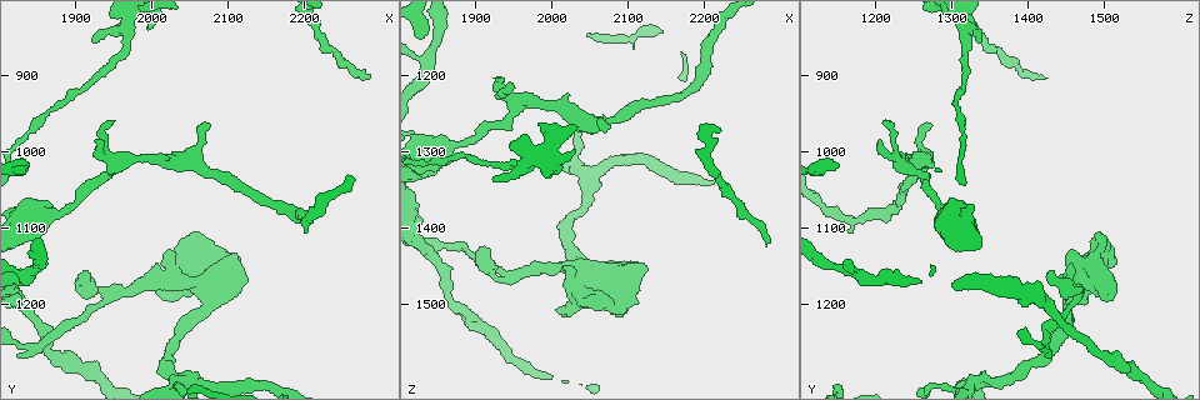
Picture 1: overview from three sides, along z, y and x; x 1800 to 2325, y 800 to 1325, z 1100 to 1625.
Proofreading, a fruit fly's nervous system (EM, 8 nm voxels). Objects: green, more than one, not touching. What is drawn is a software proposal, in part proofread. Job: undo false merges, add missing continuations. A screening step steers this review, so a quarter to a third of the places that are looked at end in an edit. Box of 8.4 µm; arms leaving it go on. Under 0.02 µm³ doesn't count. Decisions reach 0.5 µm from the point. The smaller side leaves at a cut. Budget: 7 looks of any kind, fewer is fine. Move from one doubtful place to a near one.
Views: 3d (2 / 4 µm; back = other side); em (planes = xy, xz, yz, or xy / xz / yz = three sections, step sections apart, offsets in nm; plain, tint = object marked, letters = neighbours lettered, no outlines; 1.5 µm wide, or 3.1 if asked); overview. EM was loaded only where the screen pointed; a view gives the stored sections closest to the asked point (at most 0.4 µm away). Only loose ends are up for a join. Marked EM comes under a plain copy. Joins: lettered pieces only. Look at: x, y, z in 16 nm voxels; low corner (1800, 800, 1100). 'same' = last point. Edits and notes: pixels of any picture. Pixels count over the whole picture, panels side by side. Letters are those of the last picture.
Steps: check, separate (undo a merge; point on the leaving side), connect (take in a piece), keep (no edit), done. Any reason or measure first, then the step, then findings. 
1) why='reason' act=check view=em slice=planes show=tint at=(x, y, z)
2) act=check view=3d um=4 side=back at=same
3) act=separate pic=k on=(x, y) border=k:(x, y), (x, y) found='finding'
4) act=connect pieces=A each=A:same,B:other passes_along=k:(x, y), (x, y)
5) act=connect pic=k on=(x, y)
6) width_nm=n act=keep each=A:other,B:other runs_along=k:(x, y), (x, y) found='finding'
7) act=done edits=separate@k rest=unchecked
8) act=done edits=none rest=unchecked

why='sudden change in width' act=check view=3d um=2 at=(1885, 1075, 1285)

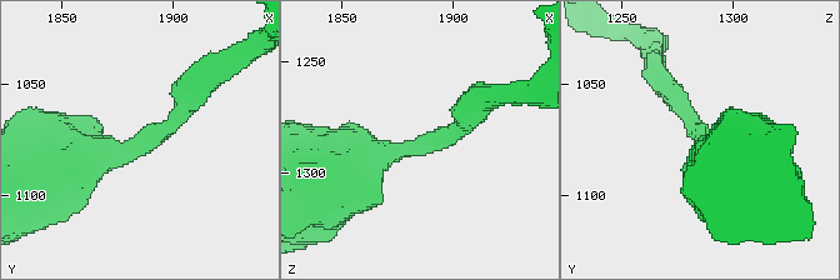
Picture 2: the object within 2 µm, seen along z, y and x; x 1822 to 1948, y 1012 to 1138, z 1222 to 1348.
why='now the EM' act=check view=em slice=planes show=tint at=(1883, 1078, 1287)

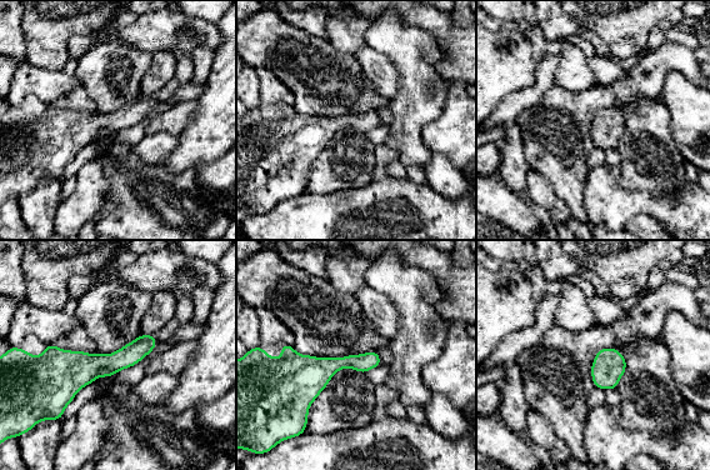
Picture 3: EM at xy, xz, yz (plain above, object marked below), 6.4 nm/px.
act=check view=em slice=planes show=letters at=same

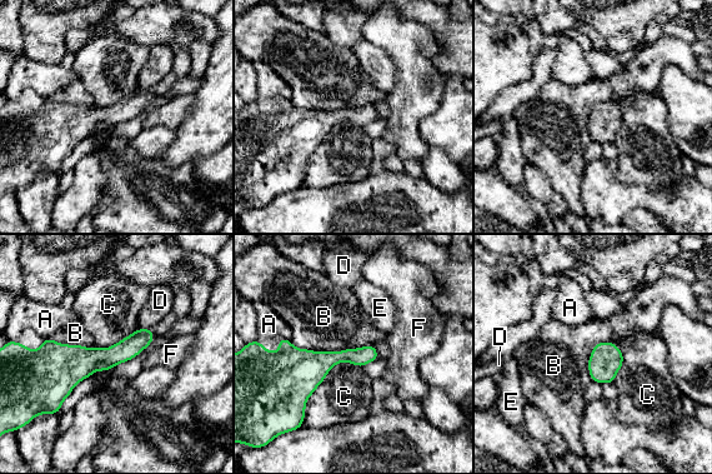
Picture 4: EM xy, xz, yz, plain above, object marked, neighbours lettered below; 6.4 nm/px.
width_nm=120 act=keep each=A:other,B:other,C:other,D:other,E:other,F:other border=4:(289, 340), (326, 352), (372, 343) found='all the same neuron'

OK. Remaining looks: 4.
why='tapers out' act=check view=3d um=2 side=back at=(2280, 900, 1425)

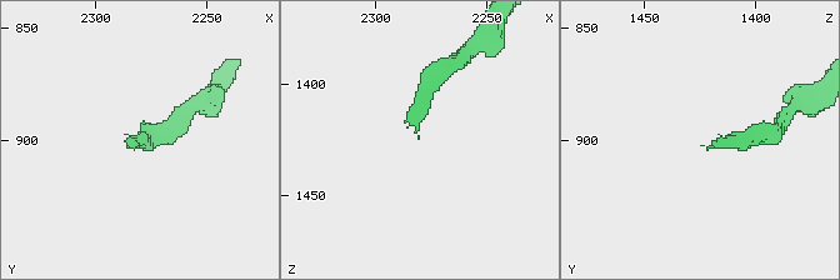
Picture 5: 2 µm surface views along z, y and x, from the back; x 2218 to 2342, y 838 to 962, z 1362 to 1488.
why='shape alone is not enough' act=check view=em slice=xz step=8 show=tint at=(2281, 904, 1420)

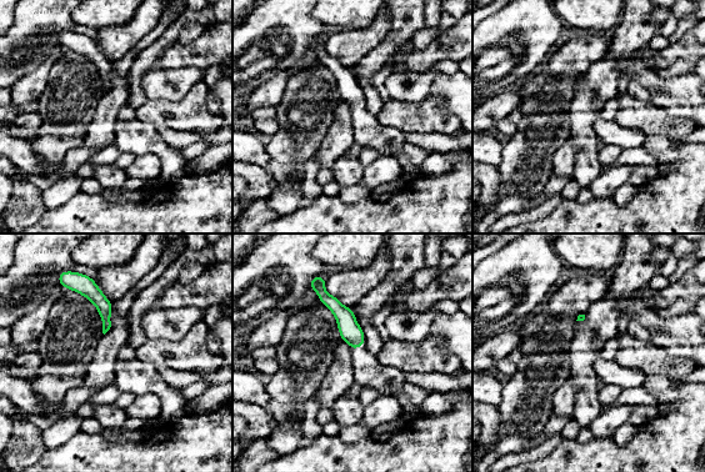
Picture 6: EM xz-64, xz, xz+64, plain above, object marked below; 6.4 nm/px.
act=check view=em slice=xz step=8 show=letters at=same

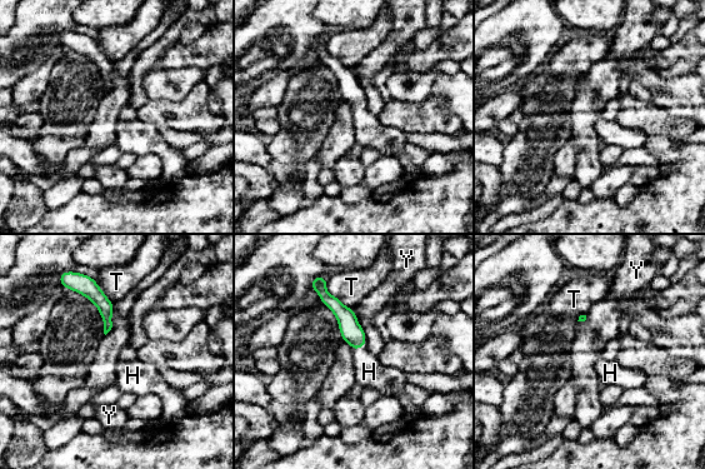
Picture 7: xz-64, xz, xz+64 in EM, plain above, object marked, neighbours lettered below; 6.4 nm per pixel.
width_nm=140 act=connect pieces=H each=H:same,T:other,Y:other passes_along=7:(351, 332), (359, 347), (369, 372) found='it goes on there'

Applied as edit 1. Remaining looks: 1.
why='tapers out' act=check view=em slice=planes show=letters at=(1950, 955, 1210)

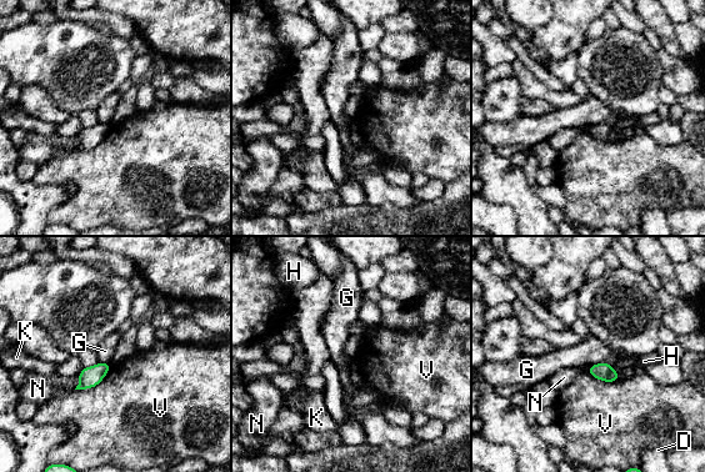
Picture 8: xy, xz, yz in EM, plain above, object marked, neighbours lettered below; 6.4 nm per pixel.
act=keep each=D:other,G:other,H:other,K:other,N:other,V:other border=8:(610, 363), (601, 362), (588, 367) found='no lettered piece goes on from it'

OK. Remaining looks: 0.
act=done edits=connect@7 rest=unchecked

